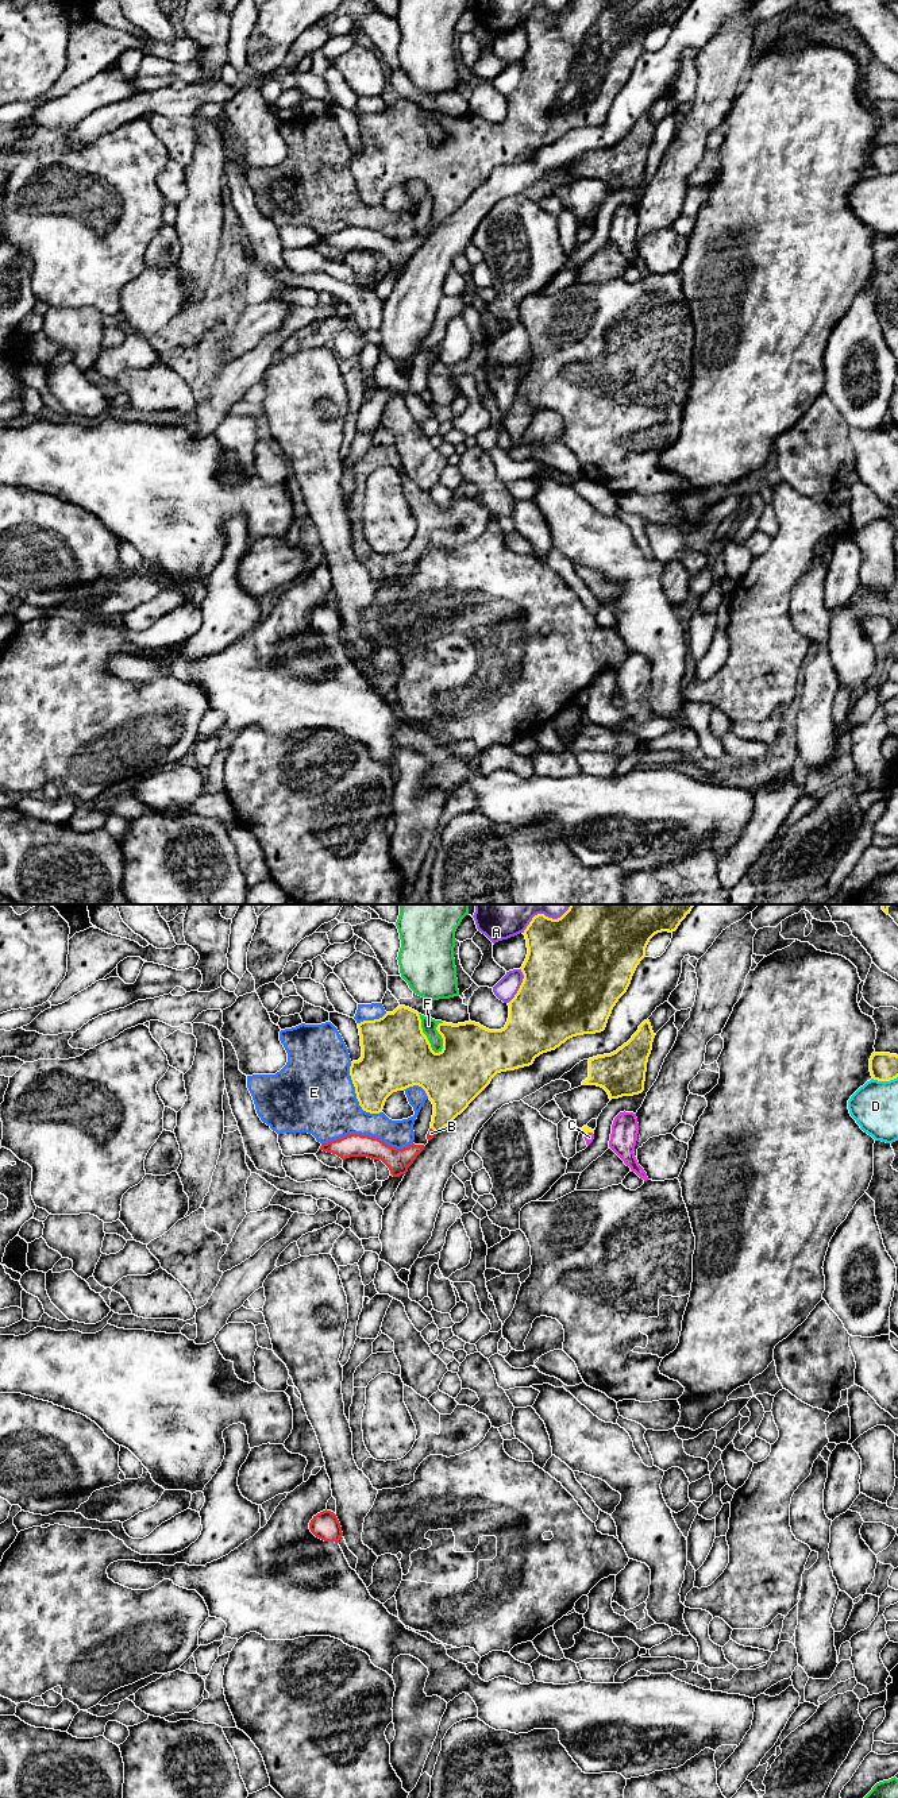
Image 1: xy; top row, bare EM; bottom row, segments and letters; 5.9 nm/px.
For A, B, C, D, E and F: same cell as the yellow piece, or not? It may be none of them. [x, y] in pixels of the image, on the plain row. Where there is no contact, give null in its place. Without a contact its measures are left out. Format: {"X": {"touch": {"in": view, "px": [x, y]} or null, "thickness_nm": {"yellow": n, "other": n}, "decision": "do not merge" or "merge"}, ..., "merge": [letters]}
{"A": {"touch": {"in": "xy", "px": [520, 78]}, "thickness_nm": {"yellow": 500, "other": 130}, "decision": "do not merge"}, "B": {"touch": {"in": "xy", "px": [432, 222]}, "thickness_nm": {"yellow": 260, "other": 50}, "decision": "do not merge"}, "C": {"touch": {"in": "xy", "px": [588, 224]}, "thickness_nm": {"yellow": 40, "other": 60}, "decision": "do not merge"}, "D": {"touch": {"in": "xy", "px": [885, 173]}, "thickness_nm": {"yellow": 170, "other": 280}, "decision": "do not merge"}, "E": {"touch": {"in": "xy", "px": [357, 188]}, "thickness_nm": {"yellow": 320, "other": 460}, "decision": "do not merge"}, "F": {"touch": {"in": "xy", "px": [426, 128]}, "thickness_nm": {"yellow": 420, "other": 90}, "decision": "do not merge"}, "merge": []}

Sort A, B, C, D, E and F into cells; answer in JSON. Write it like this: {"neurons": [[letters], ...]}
{"neurons": [["A"], ["B"], ["C"], ["D"], ["E"], ["F"]]}

